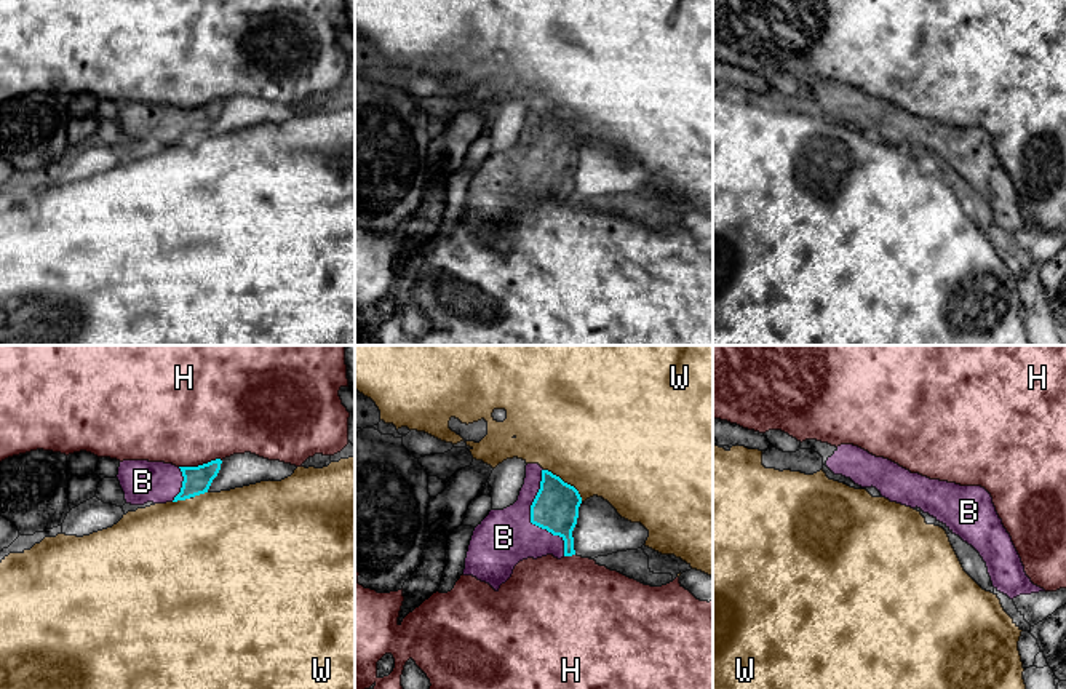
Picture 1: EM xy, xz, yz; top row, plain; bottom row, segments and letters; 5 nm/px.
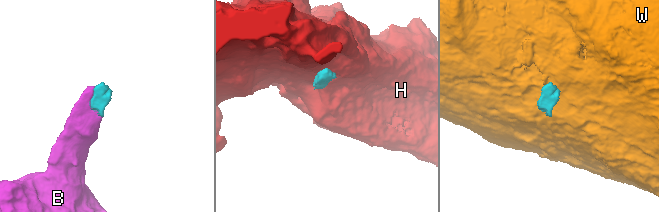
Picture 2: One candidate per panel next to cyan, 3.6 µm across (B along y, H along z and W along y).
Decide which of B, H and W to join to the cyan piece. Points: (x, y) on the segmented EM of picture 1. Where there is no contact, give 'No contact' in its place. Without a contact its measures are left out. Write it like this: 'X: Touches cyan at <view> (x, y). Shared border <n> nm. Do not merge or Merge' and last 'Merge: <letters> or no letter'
B: Touches cyan at xz (531, 518). Shared border 460 nm. Merge
H: Touches cyan at xy (200, 465). Shared border 220 nm. Do not merge
W: Touches cyan at xz (566, 483). Shared border 260 nm. Do not merge
Merge: B

